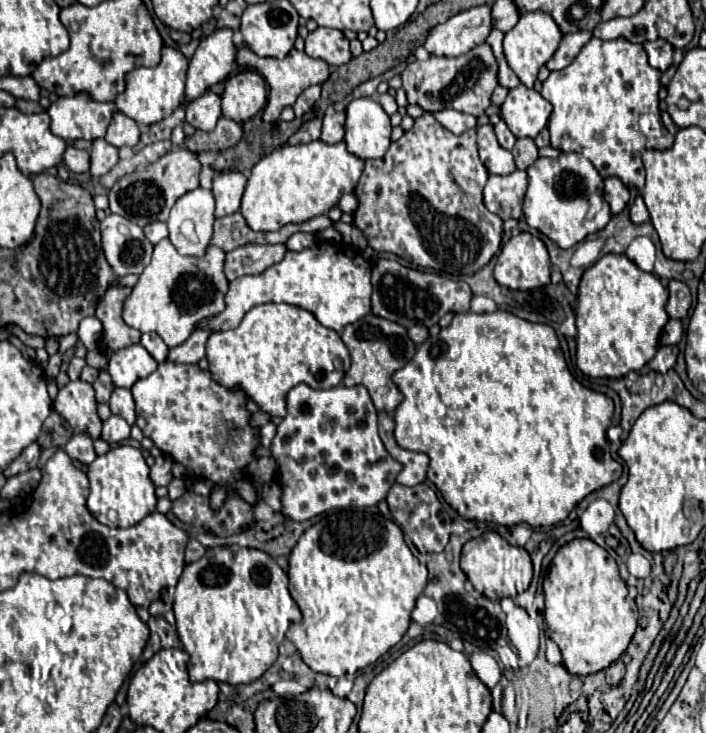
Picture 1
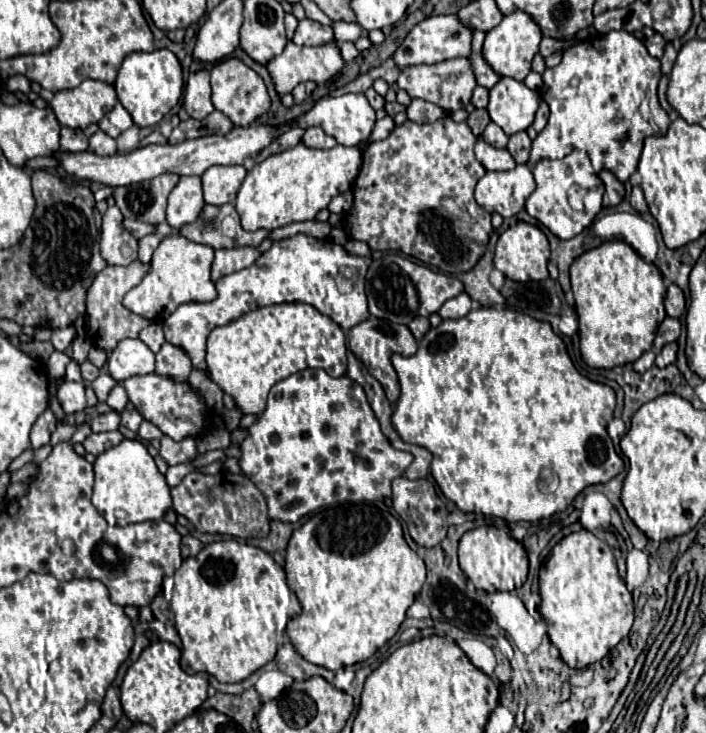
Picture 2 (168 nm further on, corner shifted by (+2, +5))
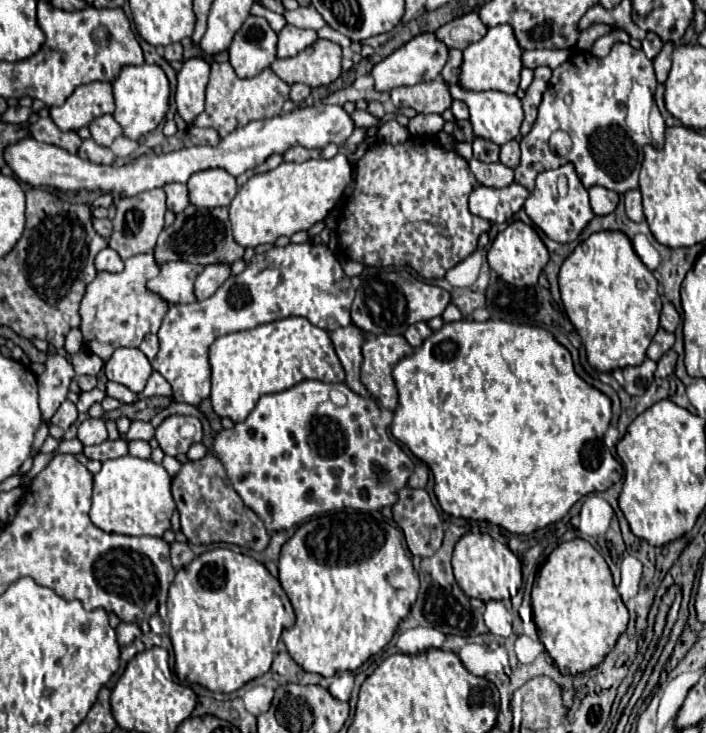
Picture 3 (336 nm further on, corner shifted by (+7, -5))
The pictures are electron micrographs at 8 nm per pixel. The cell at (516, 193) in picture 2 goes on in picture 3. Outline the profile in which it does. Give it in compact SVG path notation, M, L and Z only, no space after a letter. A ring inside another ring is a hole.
M512 183L502 189L478 185L470 193L470 211L492 223L506 223L518 213L528 197L528 189L520 183Z

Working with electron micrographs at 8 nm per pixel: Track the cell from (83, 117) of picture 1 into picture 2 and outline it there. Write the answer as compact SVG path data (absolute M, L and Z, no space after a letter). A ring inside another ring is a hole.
M85 79L81 85L69 91L55 93L49 103L57 115L57 121L71 129L85 129L113 109L117 103L115 87L97 79Z

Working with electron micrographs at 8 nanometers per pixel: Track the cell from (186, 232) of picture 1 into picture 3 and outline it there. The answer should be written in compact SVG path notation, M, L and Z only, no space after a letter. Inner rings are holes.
M184 183L164 185L164 191L166 191L166 199L168 199L168 209L170 209L170 211L180 213L180 211L184 211L184 207L190 205L188 187L186 187Z

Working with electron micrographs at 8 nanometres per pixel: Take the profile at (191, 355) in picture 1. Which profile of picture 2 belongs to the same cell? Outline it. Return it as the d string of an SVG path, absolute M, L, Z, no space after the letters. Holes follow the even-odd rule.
M165 343L157 353L155 373L163 377L171 377L177 383L185 383L191 373L191 361L189 357L185 357L185 353L181 353L181 349Z

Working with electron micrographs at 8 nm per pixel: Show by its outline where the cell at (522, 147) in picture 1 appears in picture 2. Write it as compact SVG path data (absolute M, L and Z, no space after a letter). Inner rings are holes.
M525 131L515 133L509 137L509 145L507 151L513 155L513 159L517 163L527 163L529 161L529 149L531 149L531 139Z

